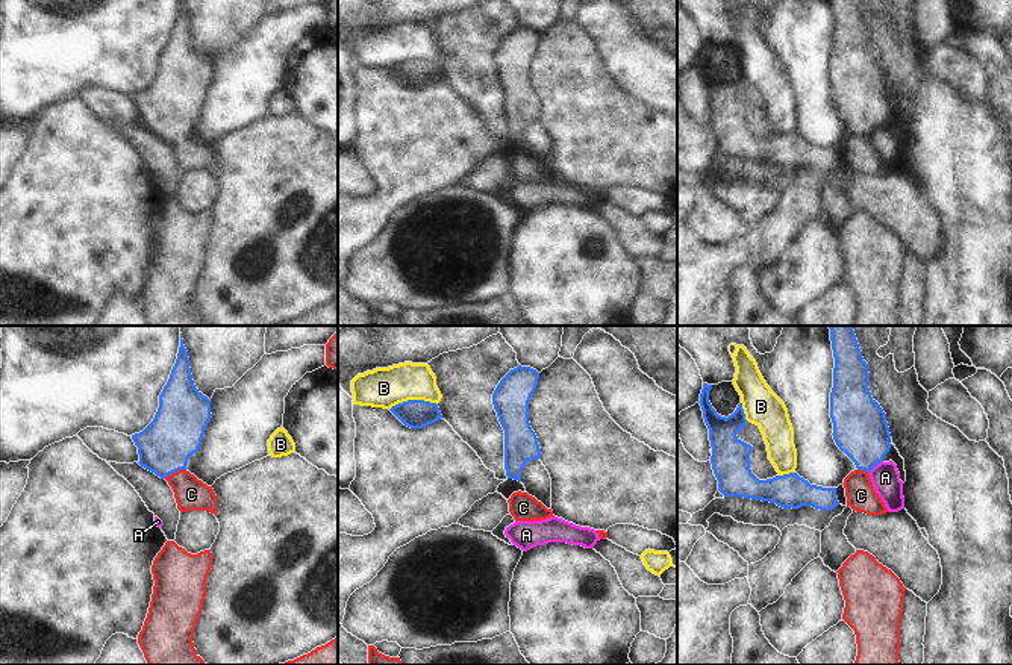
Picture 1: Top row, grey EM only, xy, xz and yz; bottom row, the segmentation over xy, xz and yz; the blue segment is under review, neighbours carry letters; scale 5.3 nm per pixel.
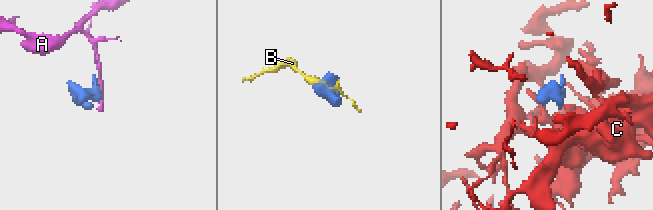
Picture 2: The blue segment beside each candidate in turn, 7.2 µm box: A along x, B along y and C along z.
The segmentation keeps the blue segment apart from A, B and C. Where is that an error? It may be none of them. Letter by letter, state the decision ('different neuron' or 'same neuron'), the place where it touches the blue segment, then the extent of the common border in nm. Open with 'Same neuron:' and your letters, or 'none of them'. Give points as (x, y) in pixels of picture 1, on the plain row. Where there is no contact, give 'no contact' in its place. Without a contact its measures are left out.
Same neuron: C
A: different neuron; contact yz (874, 126); length 100 nm
B: different neuron; contact xz (412, 61); length 260 nm
C: same neuron; contact xy (174, 132); length 130 nm

